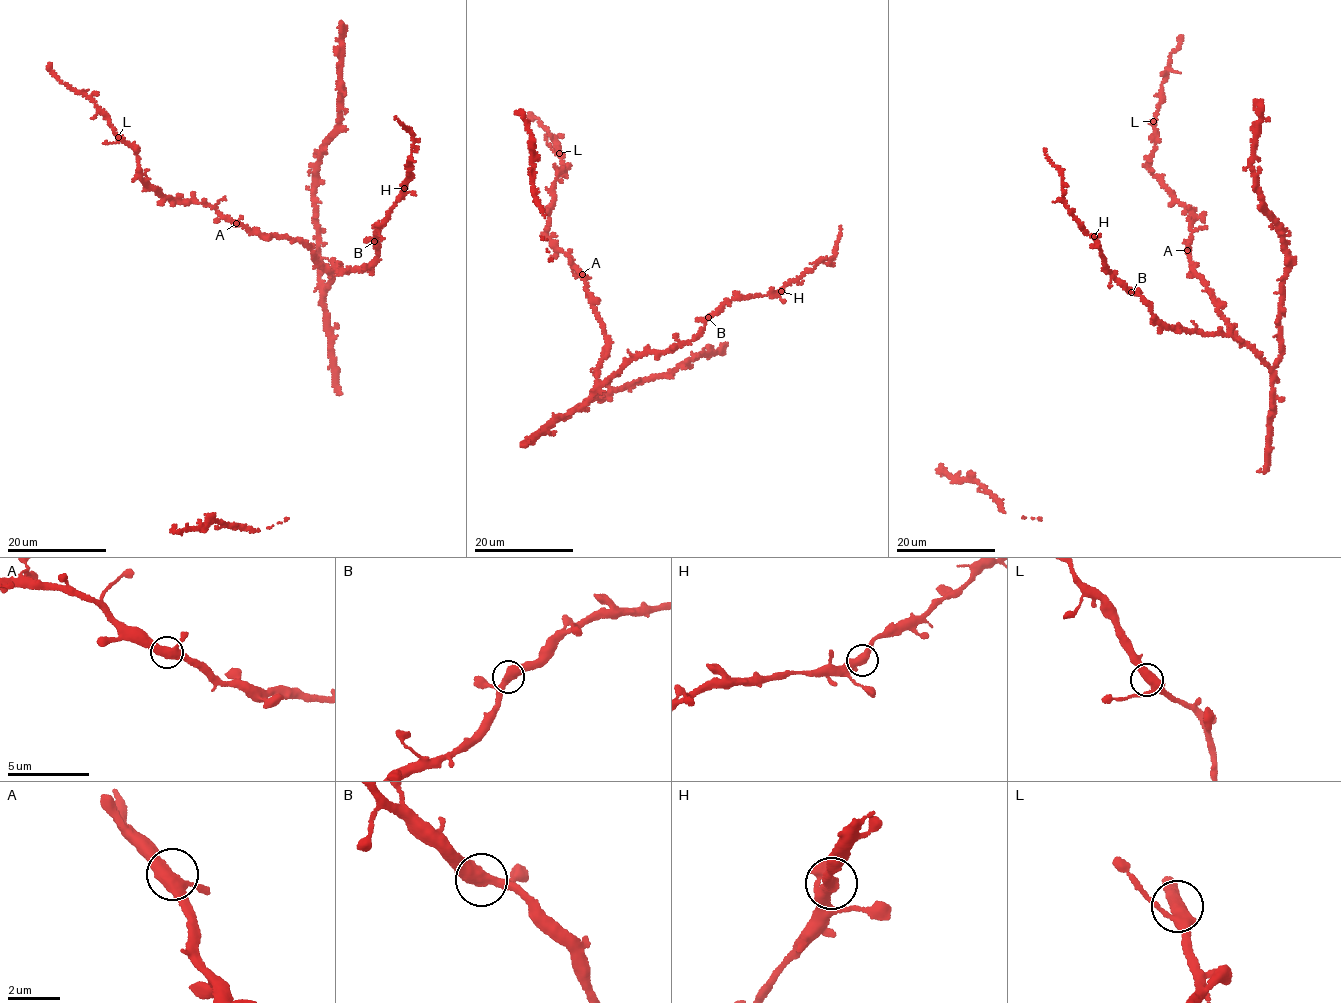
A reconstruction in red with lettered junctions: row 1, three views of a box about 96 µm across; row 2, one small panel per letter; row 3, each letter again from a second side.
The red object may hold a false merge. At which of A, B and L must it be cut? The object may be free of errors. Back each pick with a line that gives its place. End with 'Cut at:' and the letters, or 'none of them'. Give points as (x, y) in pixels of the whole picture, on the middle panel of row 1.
Cut at: none of them

